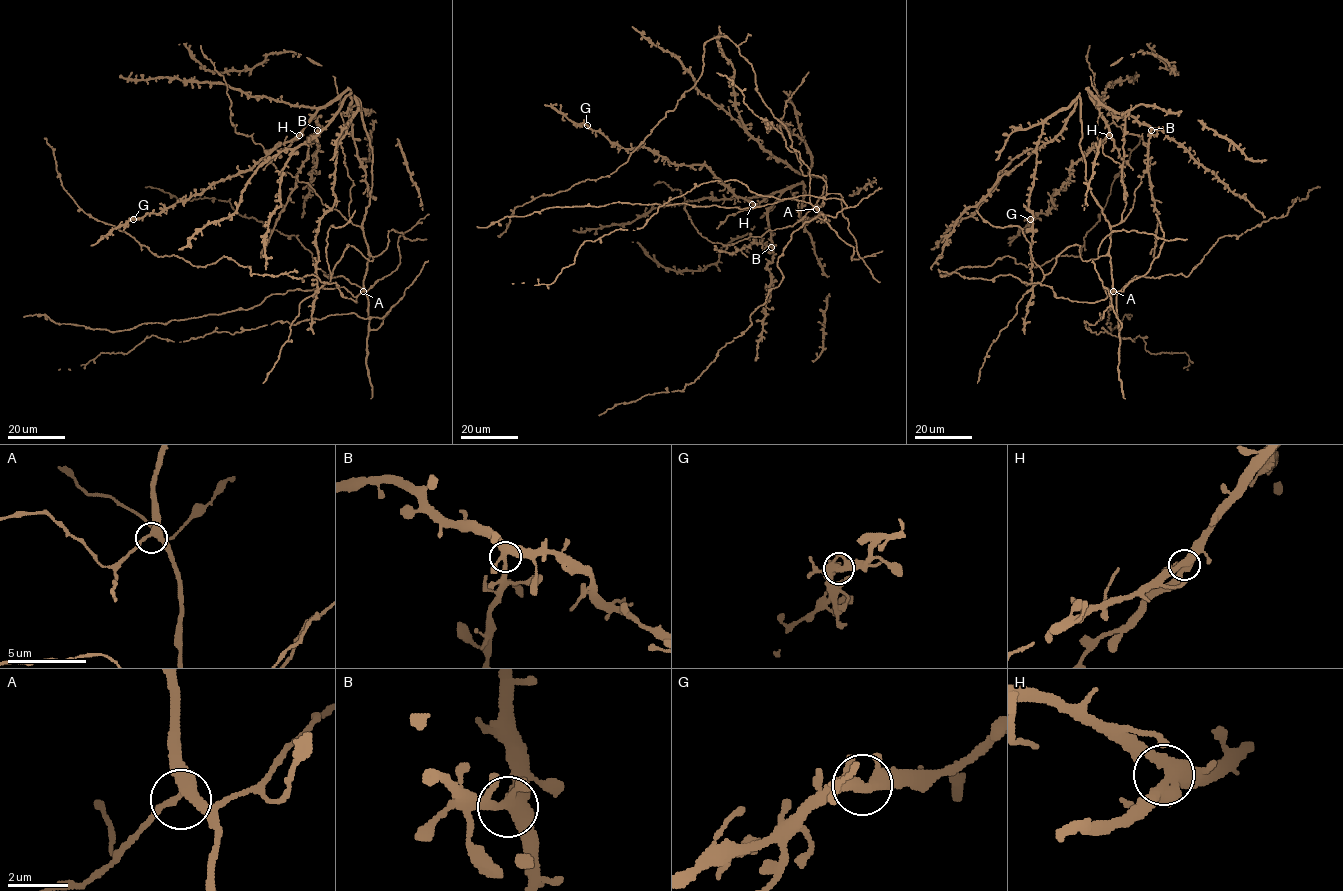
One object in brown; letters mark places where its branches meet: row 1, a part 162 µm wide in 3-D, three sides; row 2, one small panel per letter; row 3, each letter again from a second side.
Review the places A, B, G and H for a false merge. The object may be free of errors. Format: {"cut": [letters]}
{"cut": []}

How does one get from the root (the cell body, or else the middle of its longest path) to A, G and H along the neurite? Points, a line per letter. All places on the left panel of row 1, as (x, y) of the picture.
A: (369, 255), (363, 291)
G: (369, 255), (363, 229), (350, 221), (353, 183), (339, 142), (344, 123), (337, 96), (253, 167), (133, 219)
H: (369, 255), (363, 229), (350, 221), (353, 183), (339, 142), (344, 128), (340, 98), (322, 106), (299, 135)

